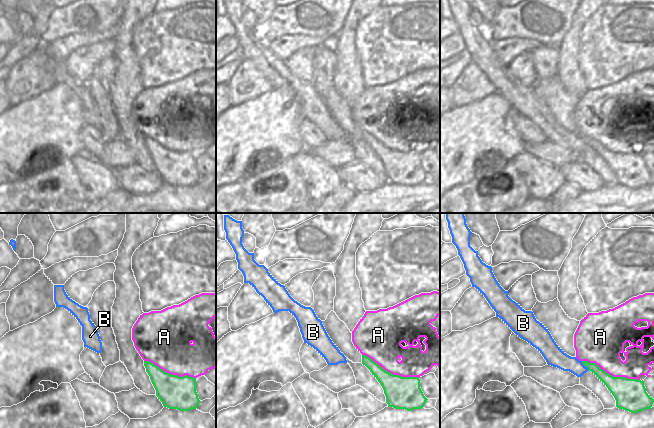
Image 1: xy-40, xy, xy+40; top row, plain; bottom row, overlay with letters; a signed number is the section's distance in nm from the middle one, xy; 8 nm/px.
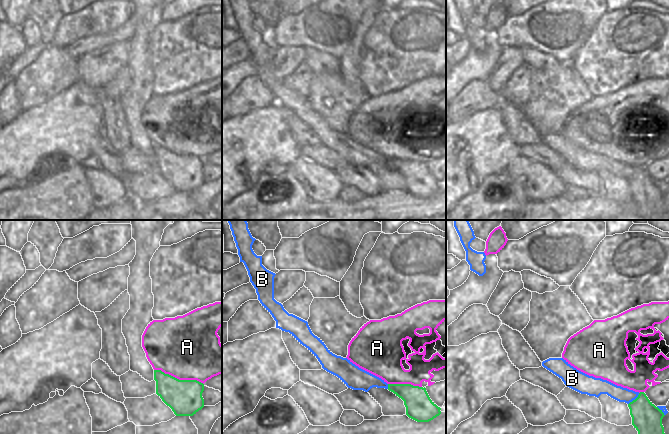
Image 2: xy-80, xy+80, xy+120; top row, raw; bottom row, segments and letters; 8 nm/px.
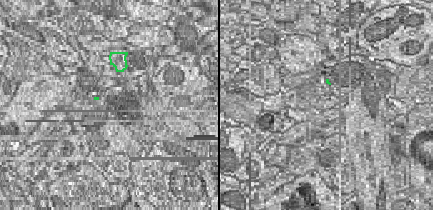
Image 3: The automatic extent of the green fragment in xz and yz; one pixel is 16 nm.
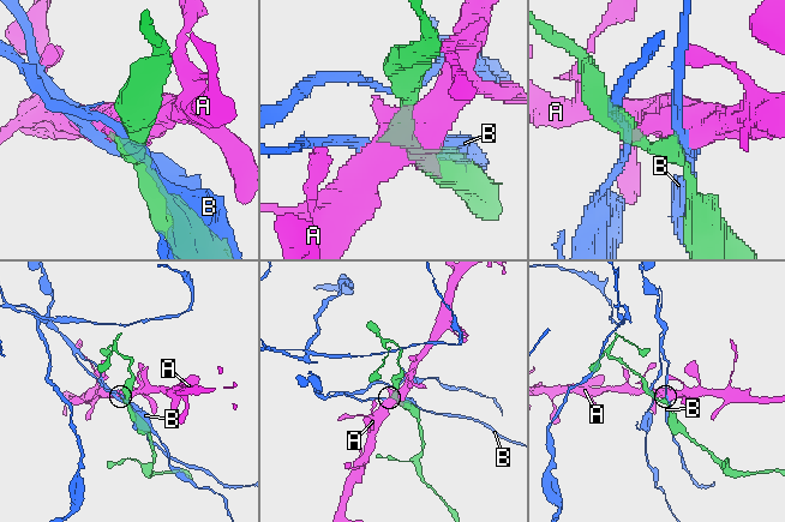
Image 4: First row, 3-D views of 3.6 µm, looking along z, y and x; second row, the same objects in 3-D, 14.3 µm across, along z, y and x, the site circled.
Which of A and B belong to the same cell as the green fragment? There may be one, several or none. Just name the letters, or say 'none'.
none

